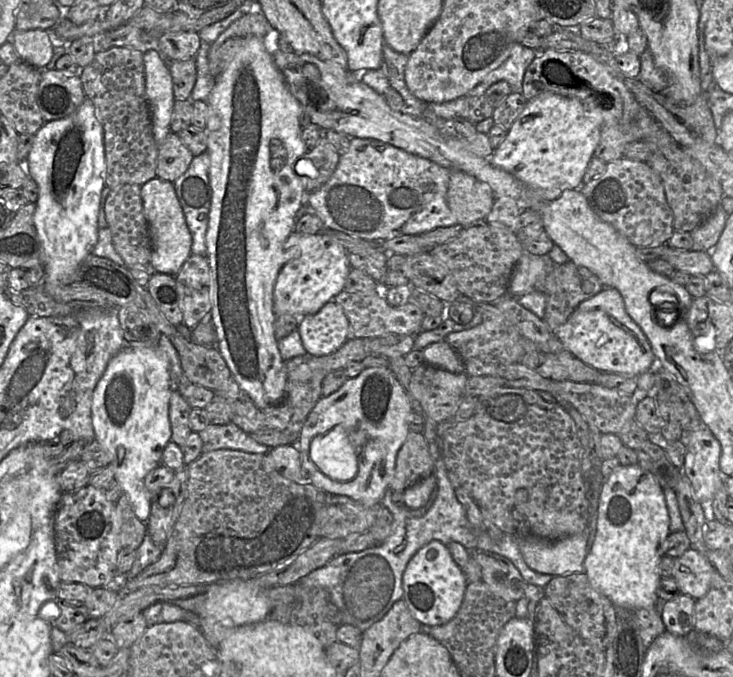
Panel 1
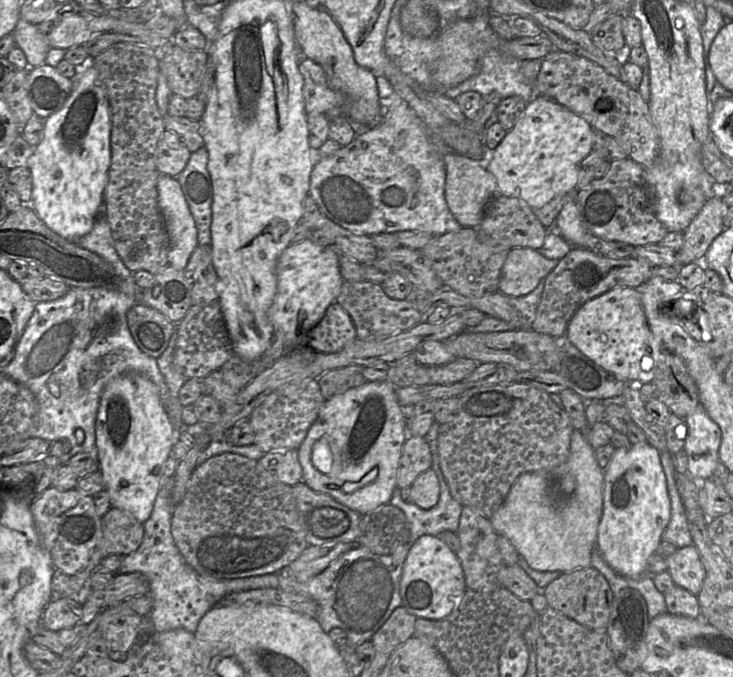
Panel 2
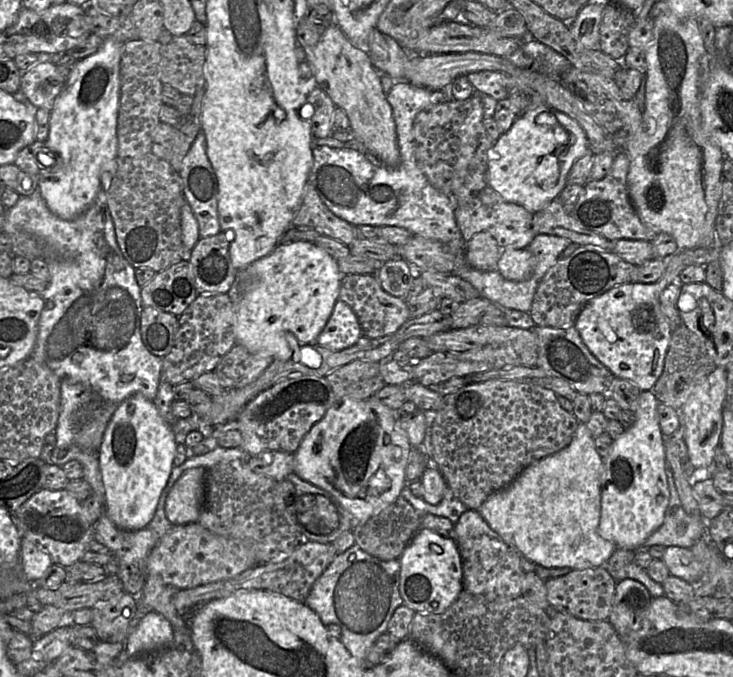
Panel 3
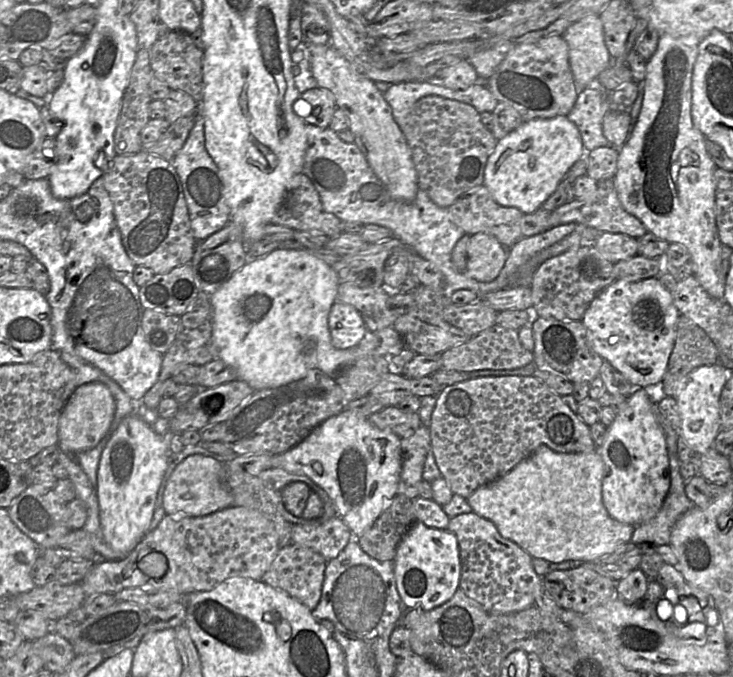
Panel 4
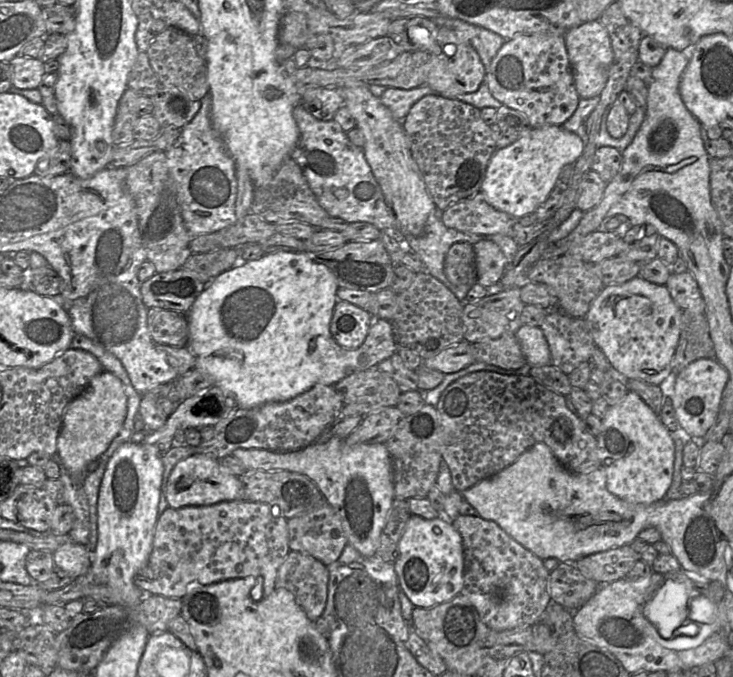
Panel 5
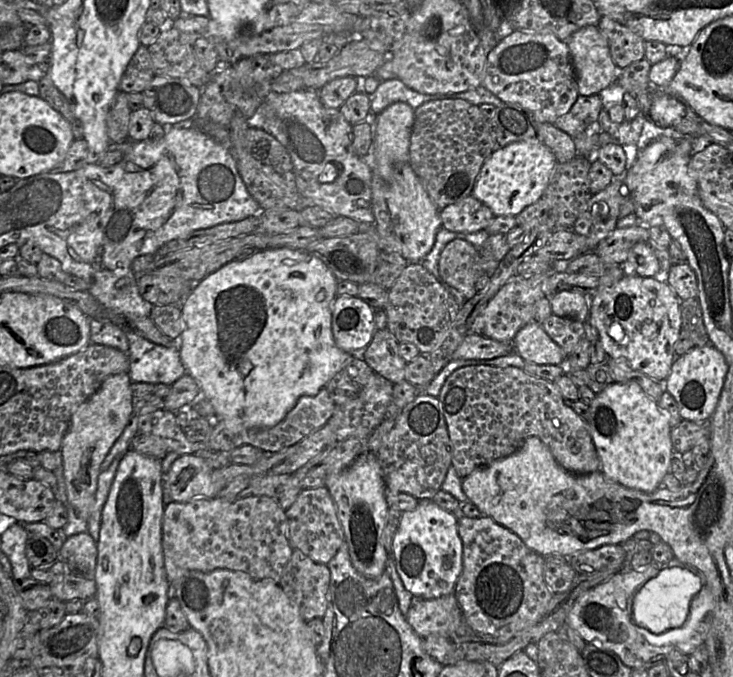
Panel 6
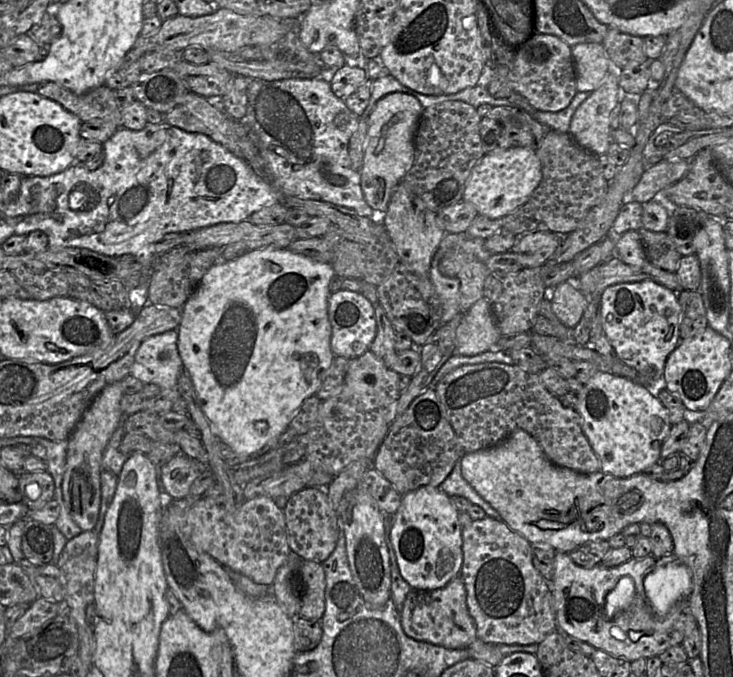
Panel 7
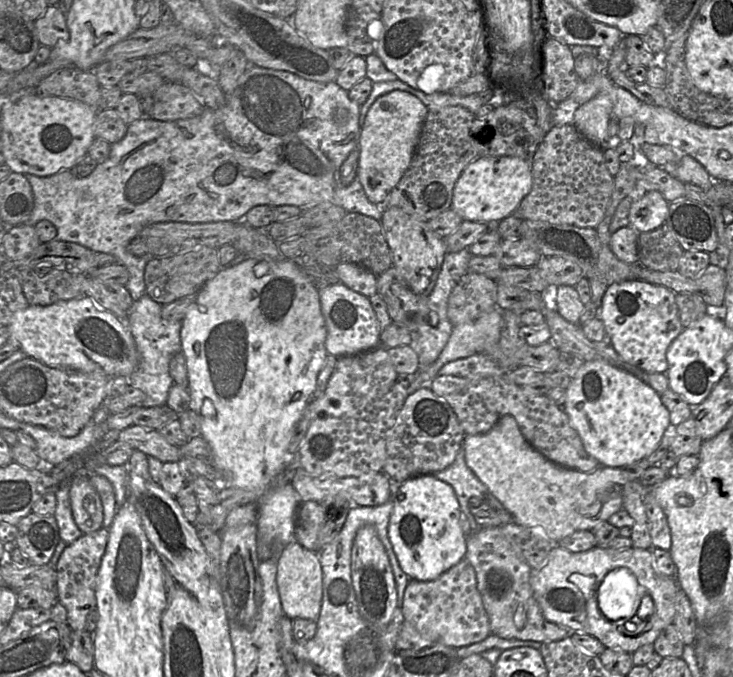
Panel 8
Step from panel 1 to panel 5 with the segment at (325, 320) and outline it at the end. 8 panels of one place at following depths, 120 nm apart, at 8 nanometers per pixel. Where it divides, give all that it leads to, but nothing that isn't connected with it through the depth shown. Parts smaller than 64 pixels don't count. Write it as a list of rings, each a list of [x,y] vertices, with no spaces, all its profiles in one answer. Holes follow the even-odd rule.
[[[338,300],[330,322],[330,333],[342,348],[359,348],[368,334],[374,317],[362,308]]]

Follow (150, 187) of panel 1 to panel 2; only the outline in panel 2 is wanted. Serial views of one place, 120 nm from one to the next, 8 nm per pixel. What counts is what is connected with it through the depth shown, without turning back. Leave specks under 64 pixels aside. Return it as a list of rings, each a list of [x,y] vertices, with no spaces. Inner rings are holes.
[[[160,174],[158,205],[169,237],[168,263],[184,270],[198,245],[197,227],[176,177]]]

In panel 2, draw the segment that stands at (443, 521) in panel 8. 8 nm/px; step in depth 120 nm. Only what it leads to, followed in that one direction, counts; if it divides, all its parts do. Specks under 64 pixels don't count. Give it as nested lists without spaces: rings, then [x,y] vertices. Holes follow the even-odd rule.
[[[420,536],[408,551],[400,579],[405,609],[417,618],[443,619],[458,606],[465,591],[465,576],[457,554],[438,536]]]

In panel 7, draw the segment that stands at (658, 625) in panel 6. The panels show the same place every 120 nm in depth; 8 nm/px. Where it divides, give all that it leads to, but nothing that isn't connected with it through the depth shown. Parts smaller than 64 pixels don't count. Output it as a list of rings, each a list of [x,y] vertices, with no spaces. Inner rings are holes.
[[[669,554],[657,559],[655,568],[644,578],[644,588],[652,612],[658,617],[664,617],[677,602],[687,599],[691,593],[691,571],[674,554]]]

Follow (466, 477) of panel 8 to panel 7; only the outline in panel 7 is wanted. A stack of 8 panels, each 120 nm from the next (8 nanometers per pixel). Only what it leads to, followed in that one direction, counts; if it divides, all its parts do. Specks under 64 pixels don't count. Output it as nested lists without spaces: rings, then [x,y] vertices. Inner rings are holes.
[[[458,459],[450,475],[438,487],[449,496],[462,496],[481,507],[487,516],[500,519],[499,513],[486,502],[462,475],[462,462]]]

